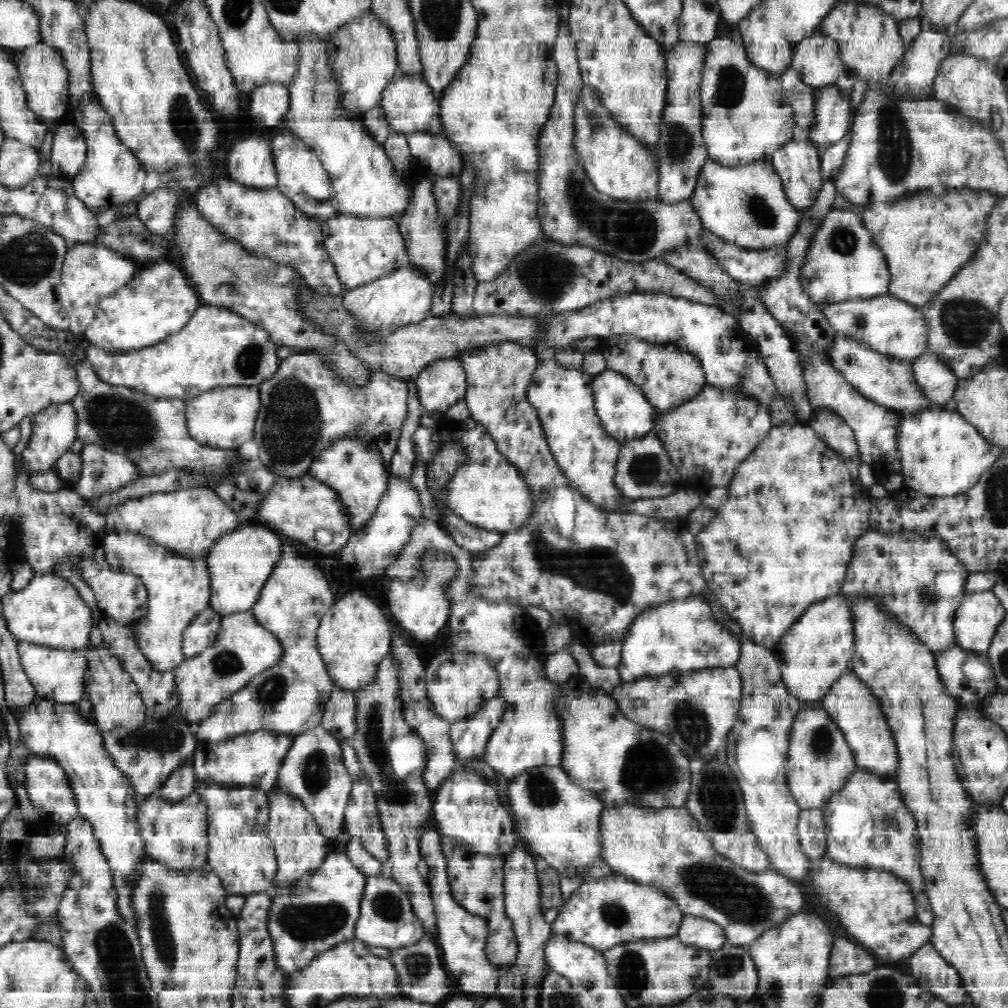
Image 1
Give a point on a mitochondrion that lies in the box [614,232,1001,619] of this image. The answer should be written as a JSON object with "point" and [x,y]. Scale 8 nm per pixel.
{"point":[967,321]}

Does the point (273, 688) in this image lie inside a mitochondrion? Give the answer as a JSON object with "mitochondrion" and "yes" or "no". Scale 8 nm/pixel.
{"mitochondrion":"yes"}

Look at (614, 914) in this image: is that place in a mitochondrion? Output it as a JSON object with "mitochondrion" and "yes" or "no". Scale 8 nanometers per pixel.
{"mitochondrion":"yes"}

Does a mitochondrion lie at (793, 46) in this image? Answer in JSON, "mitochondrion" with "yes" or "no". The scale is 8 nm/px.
{"mitochondrion":"no"}

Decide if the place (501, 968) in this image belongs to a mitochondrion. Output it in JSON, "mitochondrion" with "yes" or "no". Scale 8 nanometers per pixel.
{"mitochondrion":"no"}

